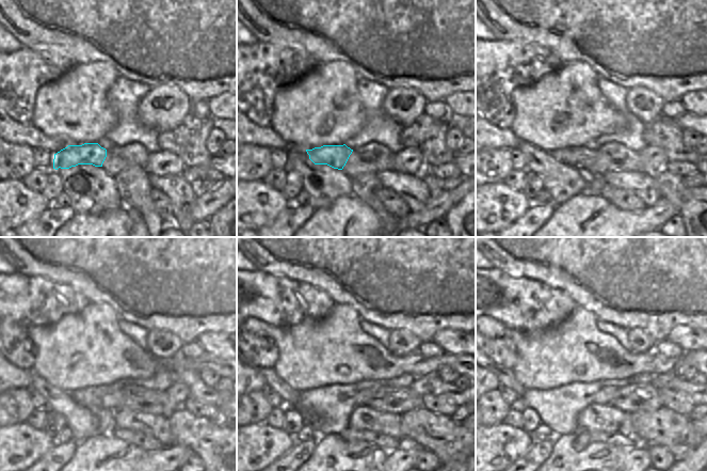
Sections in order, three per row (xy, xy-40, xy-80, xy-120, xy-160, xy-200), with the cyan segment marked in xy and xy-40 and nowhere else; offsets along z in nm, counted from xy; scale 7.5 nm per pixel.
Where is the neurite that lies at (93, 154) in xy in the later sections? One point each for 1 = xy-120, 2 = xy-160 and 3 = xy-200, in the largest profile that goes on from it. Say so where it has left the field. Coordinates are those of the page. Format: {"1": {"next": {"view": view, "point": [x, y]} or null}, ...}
{"1": {"next": {"view": "xy-120", "point": [114, 401]}}, "2": {"next": {"view": "xy-160", "point": [362, 398]}}, "3": {"next": {"view": "xy-200", "point": [604, 396]}}}

